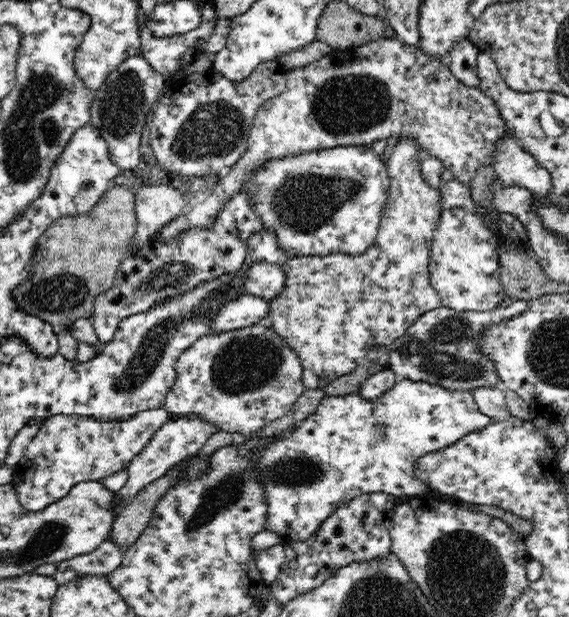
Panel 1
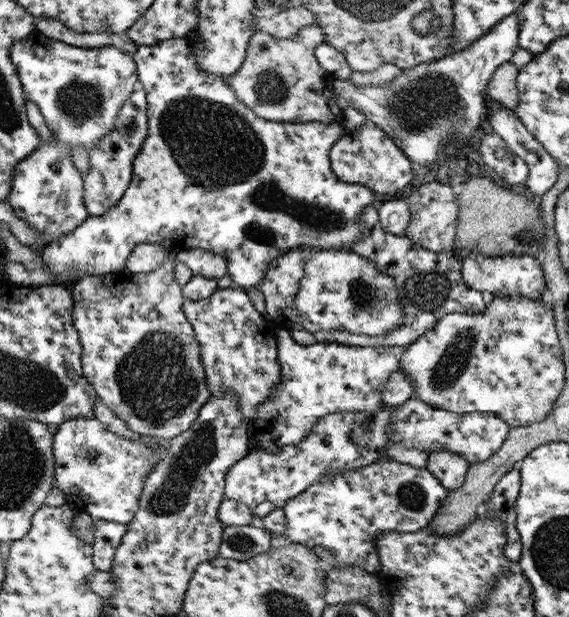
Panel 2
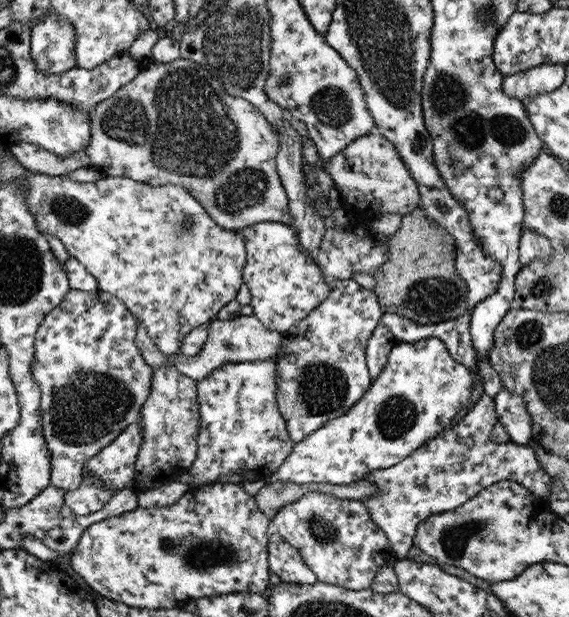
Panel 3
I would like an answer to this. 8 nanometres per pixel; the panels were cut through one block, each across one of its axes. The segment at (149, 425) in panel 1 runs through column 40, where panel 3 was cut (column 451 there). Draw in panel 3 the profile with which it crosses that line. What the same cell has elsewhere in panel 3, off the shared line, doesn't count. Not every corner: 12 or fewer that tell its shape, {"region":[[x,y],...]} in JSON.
{"region":[[483,394],[359,502],[407,556],[421,520],[512,480],[552,501],[530,446],[491,442]]}

